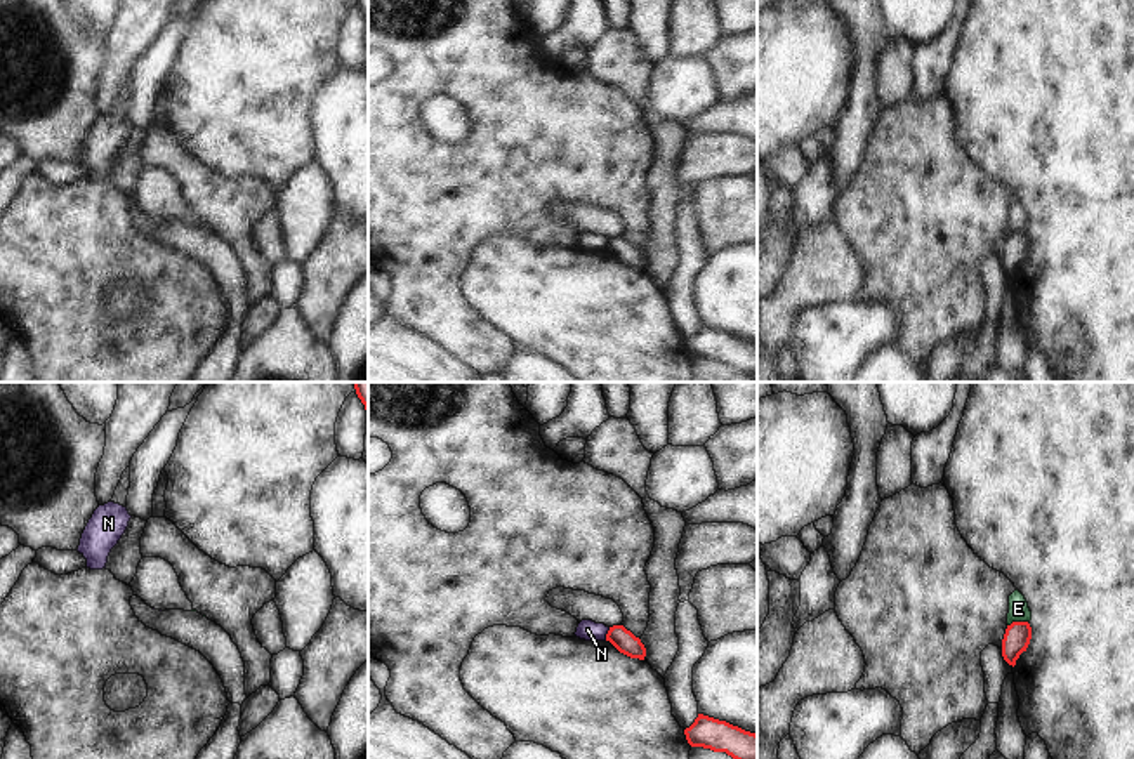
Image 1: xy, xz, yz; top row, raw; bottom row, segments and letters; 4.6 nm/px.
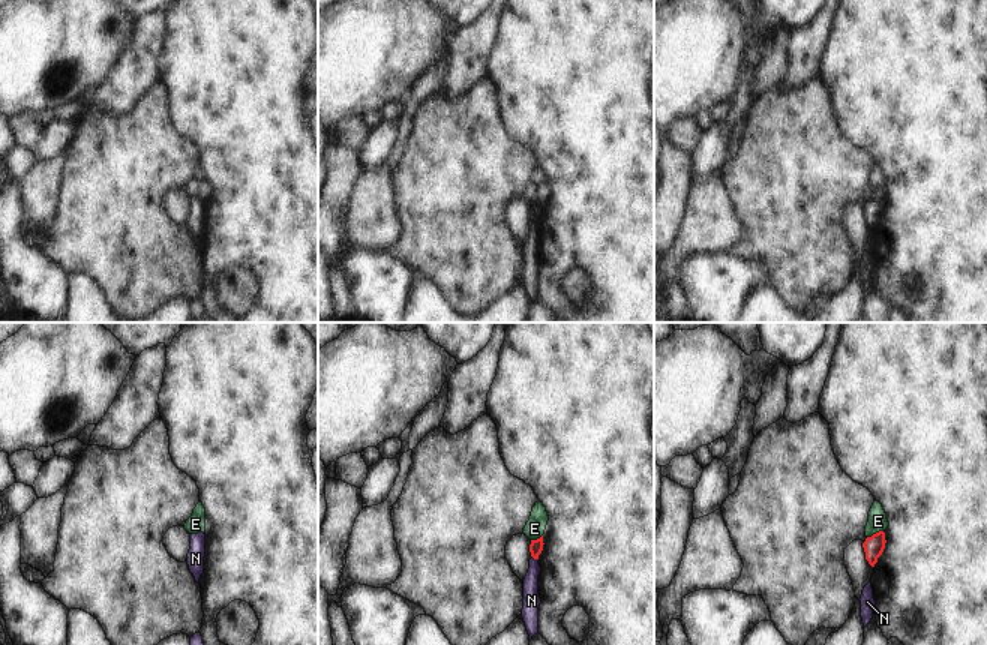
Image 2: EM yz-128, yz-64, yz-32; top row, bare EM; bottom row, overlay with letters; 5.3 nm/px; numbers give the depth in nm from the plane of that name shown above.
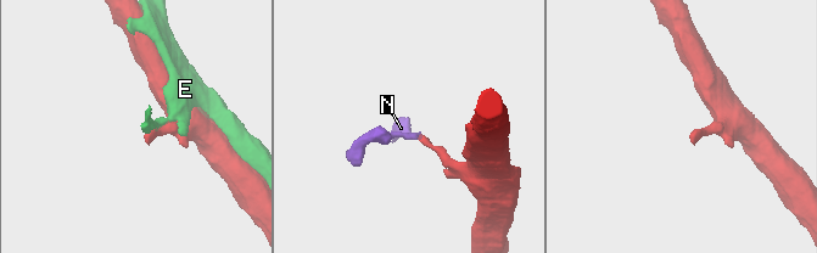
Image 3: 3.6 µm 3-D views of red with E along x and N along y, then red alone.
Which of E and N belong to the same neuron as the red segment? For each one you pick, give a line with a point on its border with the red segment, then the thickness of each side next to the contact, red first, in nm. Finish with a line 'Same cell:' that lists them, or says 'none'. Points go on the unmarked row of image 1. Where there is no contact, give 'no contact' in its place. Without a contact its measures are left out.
Same cell: none

